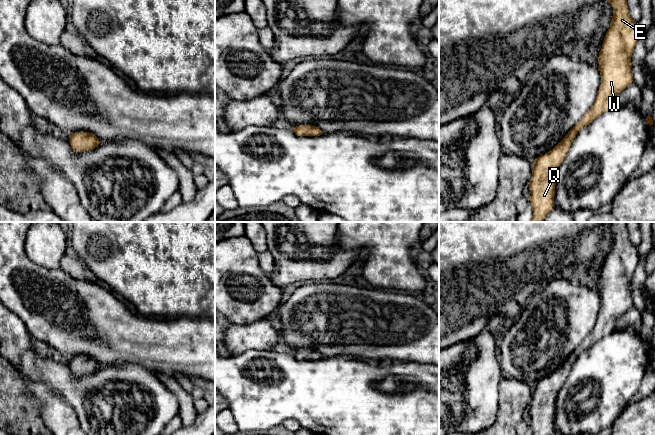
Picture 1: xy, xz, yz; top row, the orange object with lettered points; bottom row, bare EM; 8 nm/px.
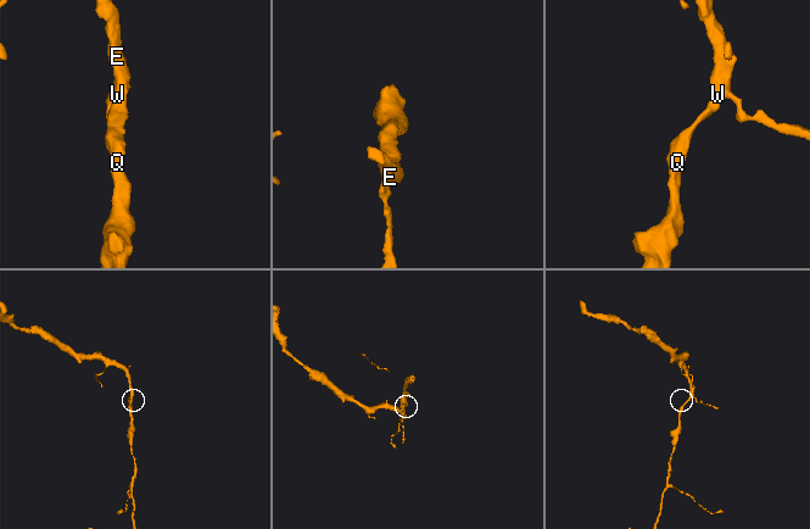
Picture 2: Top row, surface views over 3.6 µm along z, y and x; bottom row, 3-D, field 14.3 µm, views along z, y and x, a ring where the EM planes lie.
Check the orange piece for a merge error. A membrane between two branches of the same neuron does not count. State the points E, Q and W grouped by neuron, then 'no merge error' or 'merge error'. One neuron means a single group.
groups E W / Q; merge error

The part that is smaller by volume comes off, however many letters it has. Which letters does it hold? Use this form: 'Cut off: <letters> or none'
Cut off: Q

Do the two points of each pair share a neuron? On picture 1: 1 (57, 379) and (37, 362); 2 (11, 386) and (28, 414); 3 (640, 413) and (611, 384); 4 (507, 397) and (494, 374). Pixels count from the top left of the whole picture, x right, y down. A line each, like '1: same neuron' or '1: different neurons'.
1: same neuron
2: same neuron
3: different neurons
4: different neurons

